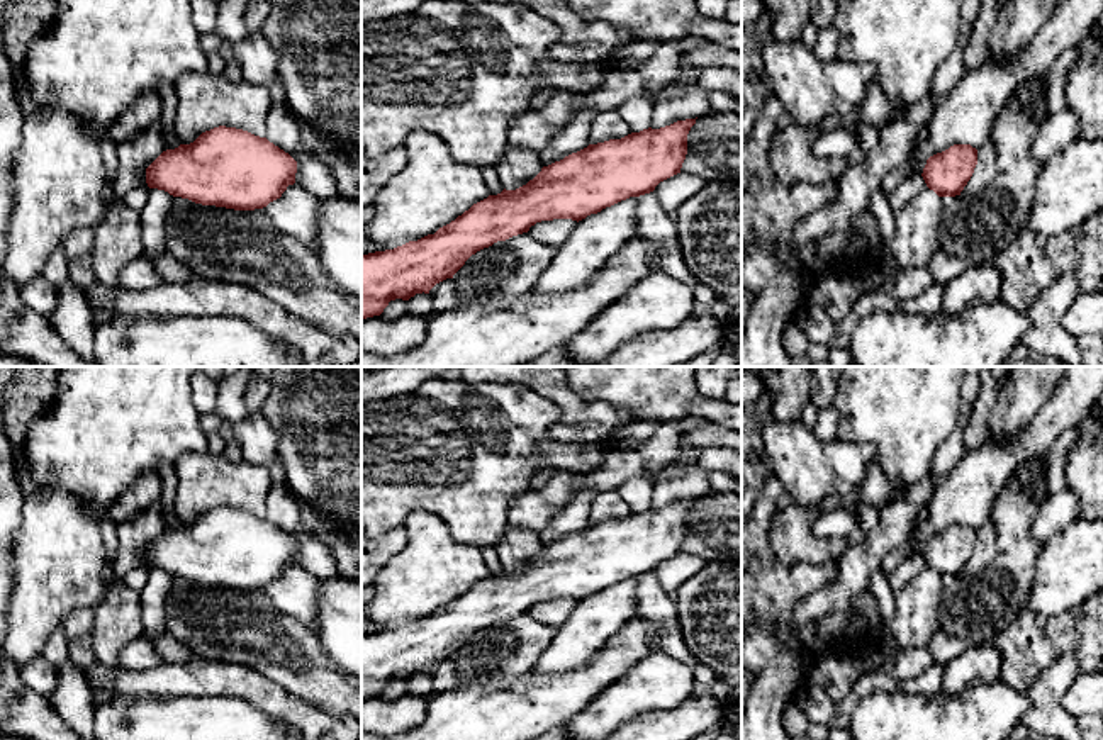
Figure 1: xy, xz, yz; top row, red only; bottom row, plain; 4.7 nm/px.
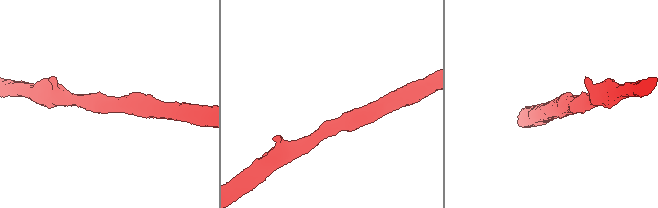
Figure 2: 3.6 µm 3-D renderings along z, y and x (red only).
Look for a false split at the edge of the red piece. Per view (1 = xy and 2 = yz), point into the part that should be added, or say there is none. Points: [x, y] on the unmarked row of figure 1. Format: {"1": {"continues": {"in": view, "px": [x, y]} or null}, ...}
{"1": {"continues": null}, "2": {"continues": null}}

